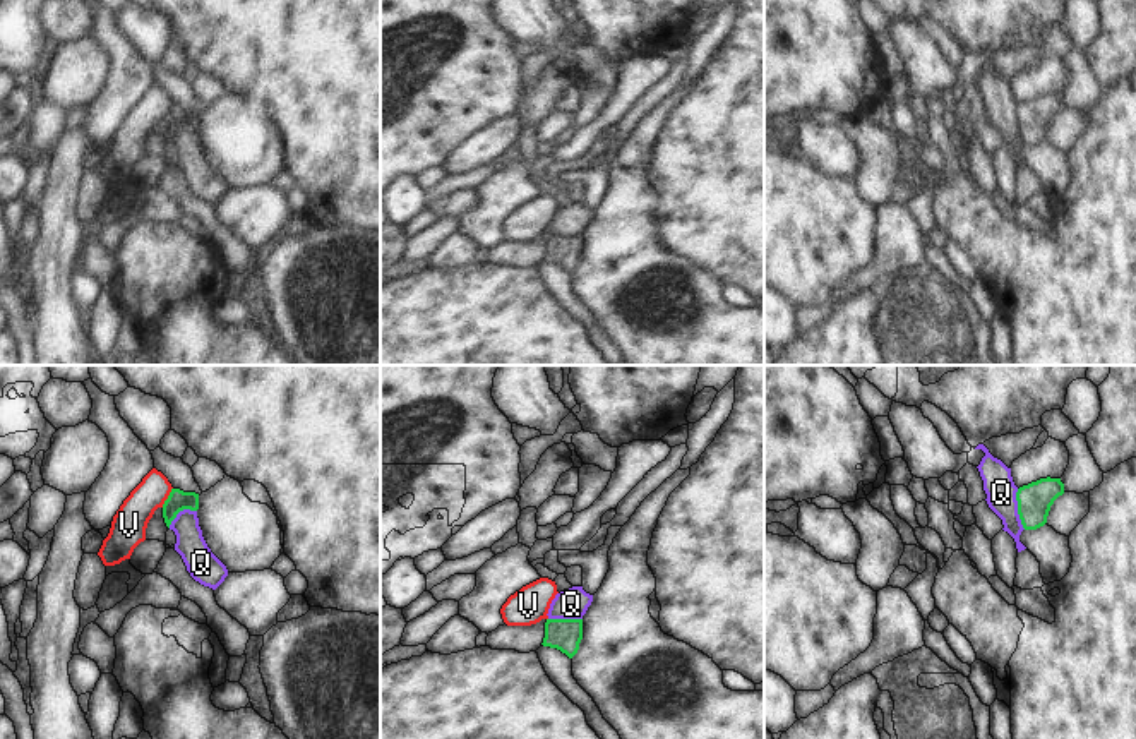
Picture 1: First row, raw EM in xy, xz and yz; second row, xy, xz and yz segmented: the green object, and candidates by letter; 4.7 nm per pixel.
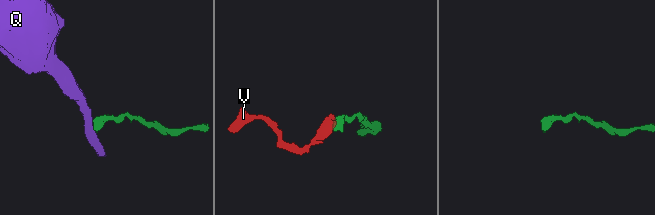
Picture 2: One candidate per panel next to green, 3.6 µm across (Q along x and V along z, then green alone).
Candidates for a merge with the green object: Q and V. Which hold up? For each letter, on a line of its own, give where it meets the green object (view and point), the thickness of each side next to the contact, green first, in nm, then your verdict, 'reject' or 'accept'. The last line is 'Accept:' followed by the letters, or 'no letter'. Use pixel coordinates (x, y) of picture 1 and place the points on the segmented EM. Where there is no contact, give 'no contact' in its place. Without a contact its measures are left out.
Q: yz (1018, 510) | 160/140 nm | reject
V: xy (168, 498) | 100/160 nm | reject
Accept: no letter

